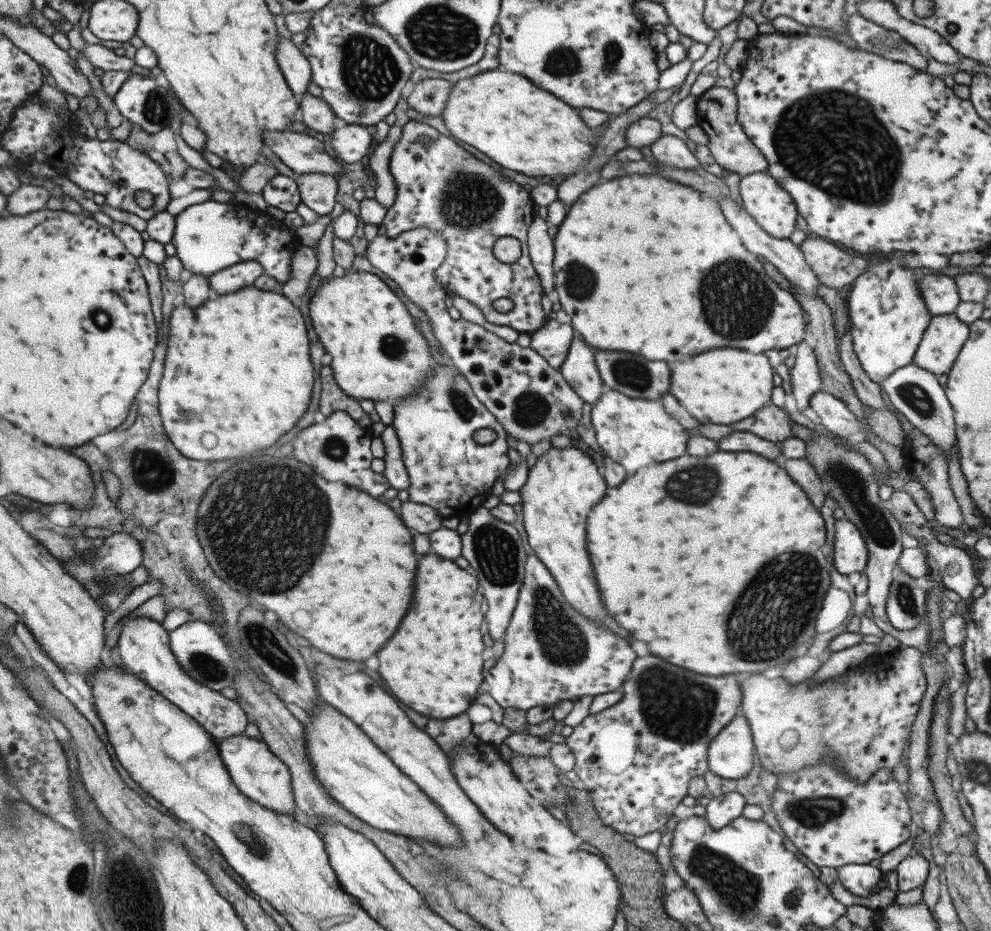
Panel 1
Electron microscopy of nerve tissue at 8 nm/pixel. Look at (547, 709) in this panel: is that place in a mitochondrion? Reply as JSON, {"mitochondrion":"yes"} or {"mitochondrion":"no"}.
{"mitochondrion":"no"}

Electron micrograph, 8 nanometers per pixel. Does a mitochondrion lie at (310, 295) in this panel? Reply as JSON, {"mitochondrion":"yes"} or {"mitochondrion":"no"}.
{"mitochondrion":"no"}

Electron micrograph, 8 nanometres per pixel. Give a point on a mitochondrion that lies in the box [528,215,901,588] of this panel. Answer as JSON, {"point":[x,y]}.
{"point":[736,305]}

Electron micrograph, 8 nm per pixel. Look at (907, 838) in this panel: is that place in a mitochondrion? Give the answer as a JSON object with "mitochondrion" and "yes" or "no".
{"mitochondrion":"no"}

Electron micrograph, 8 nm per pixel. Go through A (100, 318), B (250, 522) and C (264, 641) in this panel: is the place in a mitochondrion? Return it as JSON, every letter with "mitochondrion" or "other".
{"A":"mitochondrion","B":"mitochondrion","C":"mitochondrion"}

